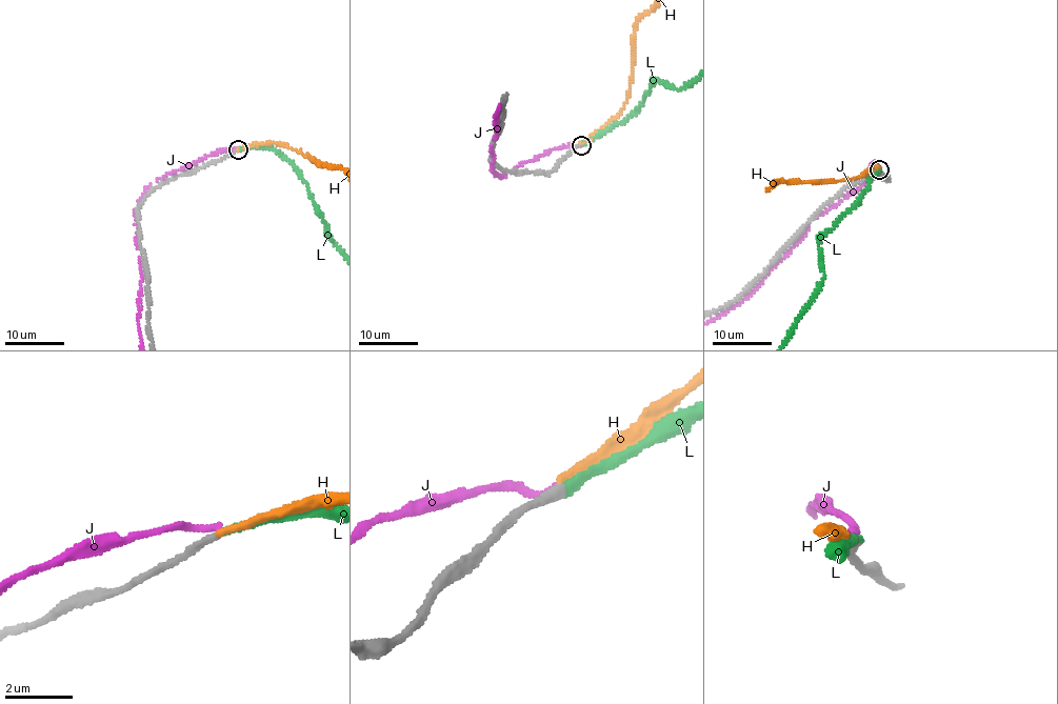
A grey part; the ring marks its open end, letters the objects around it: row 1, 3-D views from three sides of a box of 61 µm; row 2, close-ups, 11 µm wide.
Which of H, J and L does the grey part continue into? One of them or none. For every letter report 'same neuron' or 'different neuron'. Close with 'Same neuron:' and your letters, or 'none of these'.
H: different neuron
J: different neuron
L: same neuron
Same neuron: L

